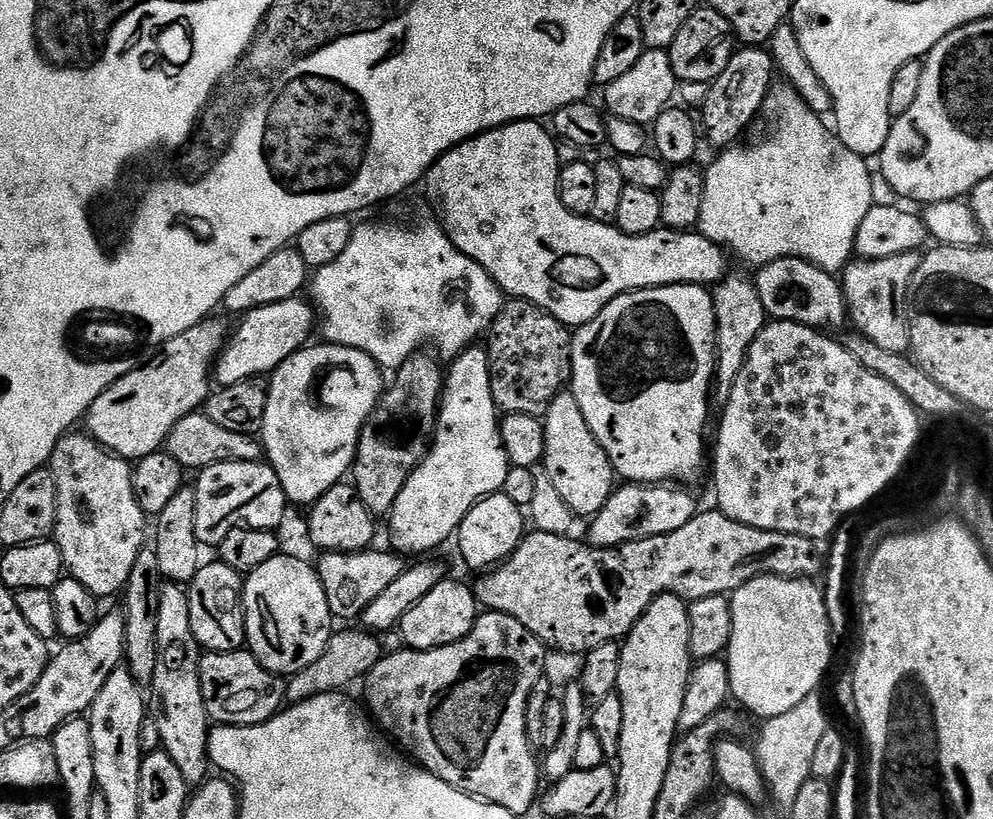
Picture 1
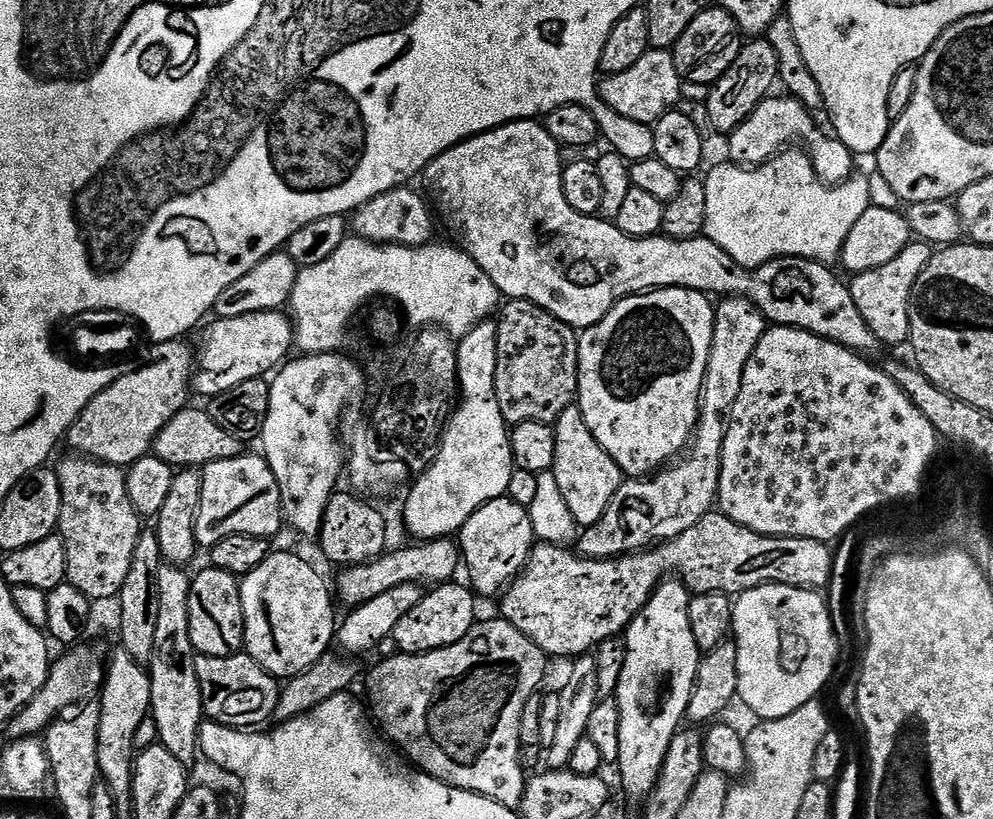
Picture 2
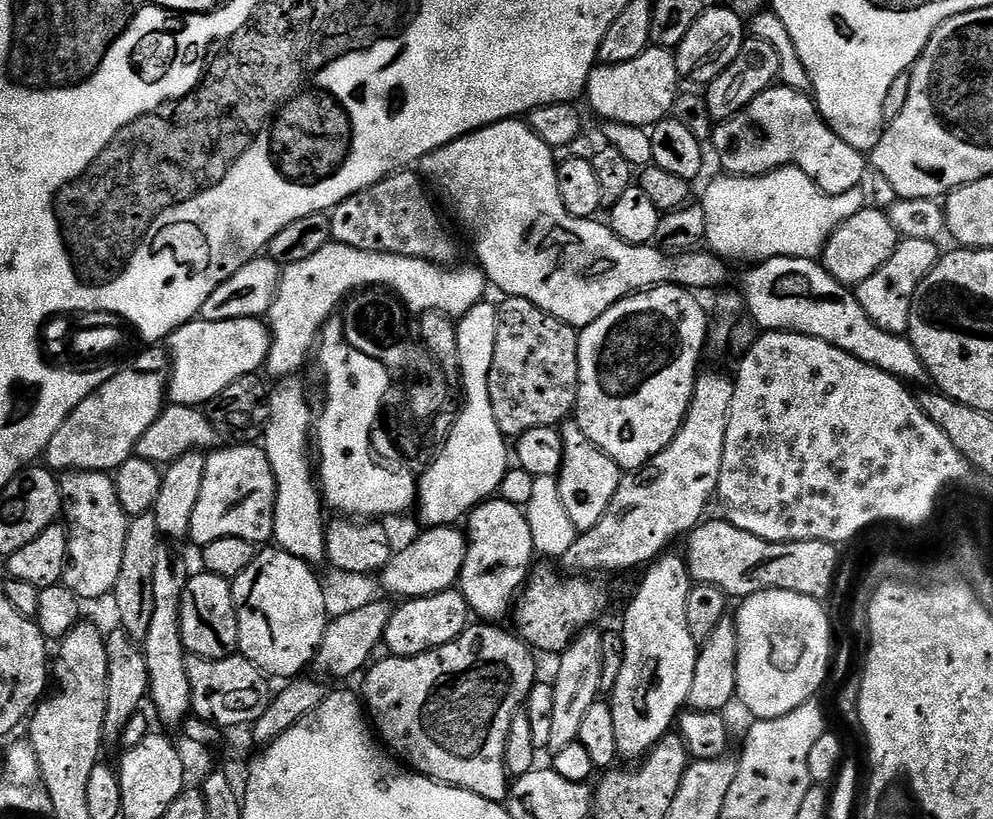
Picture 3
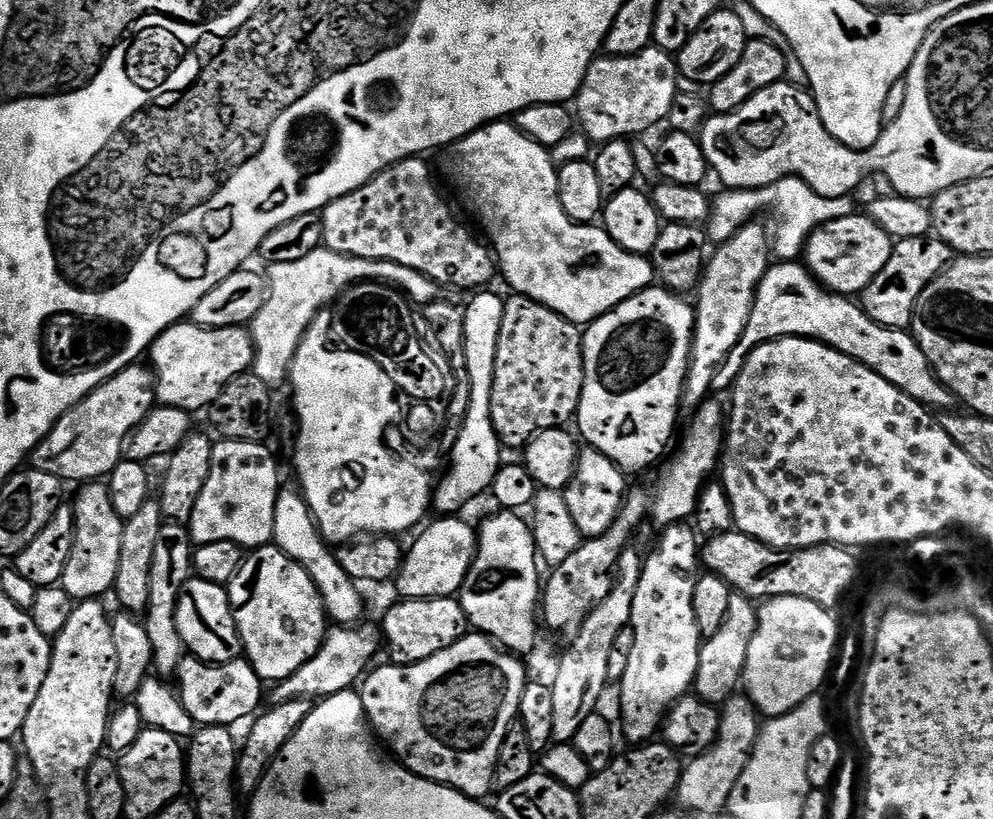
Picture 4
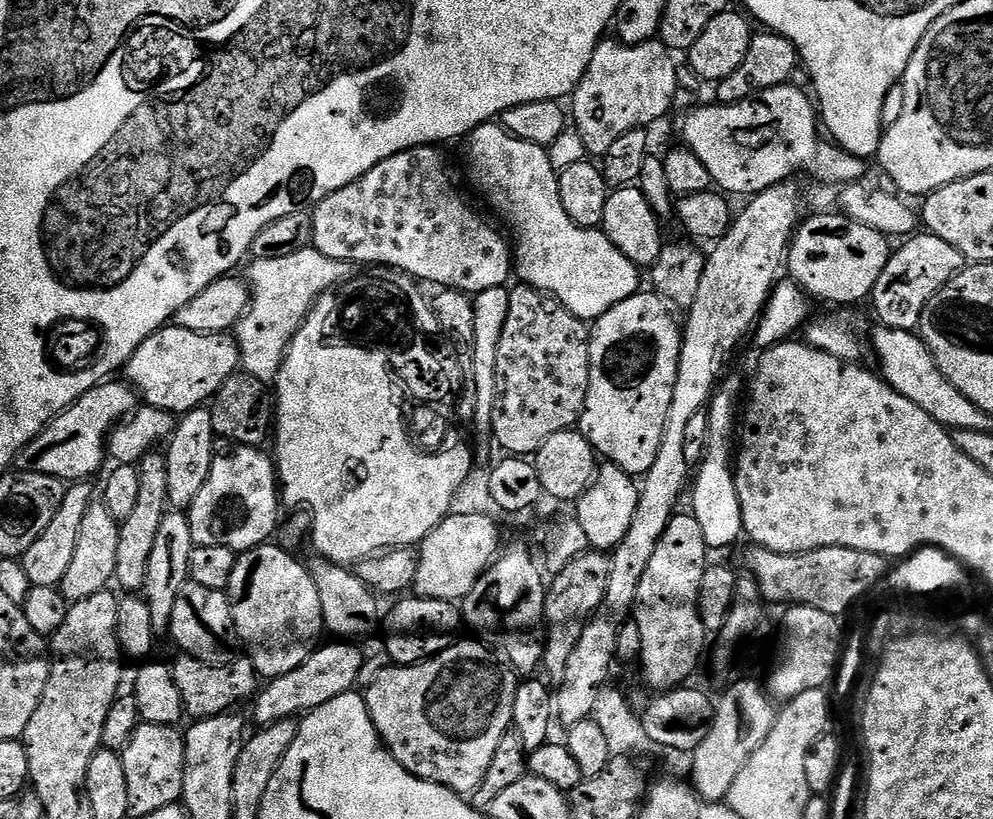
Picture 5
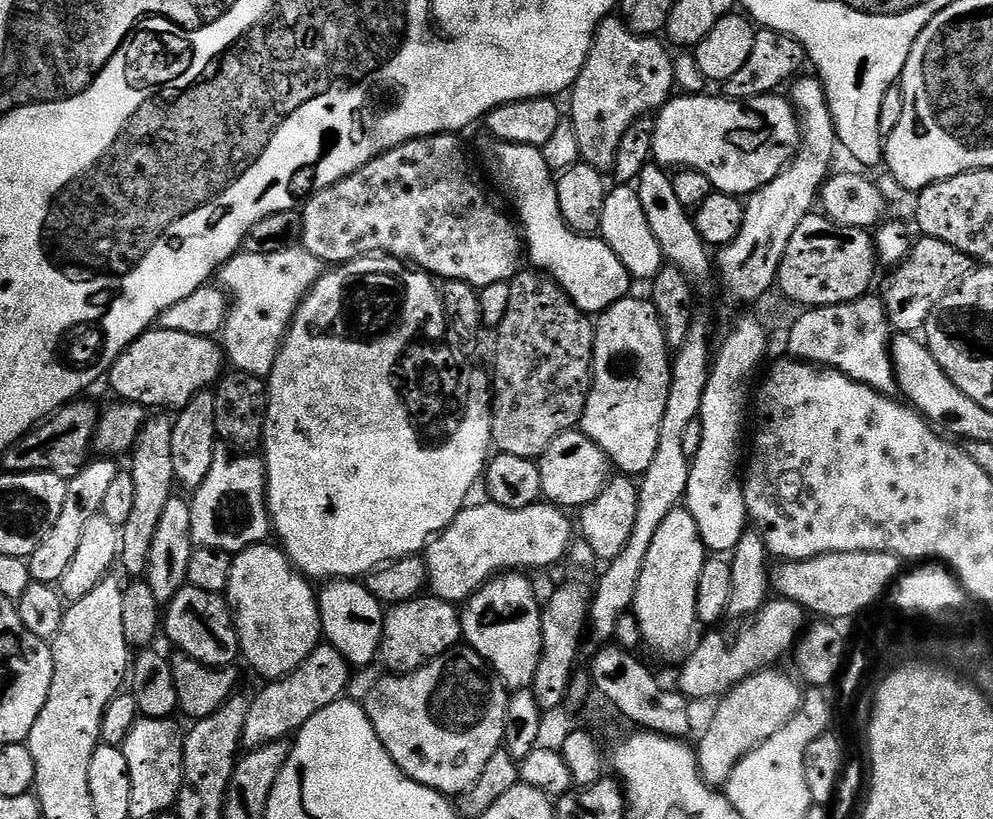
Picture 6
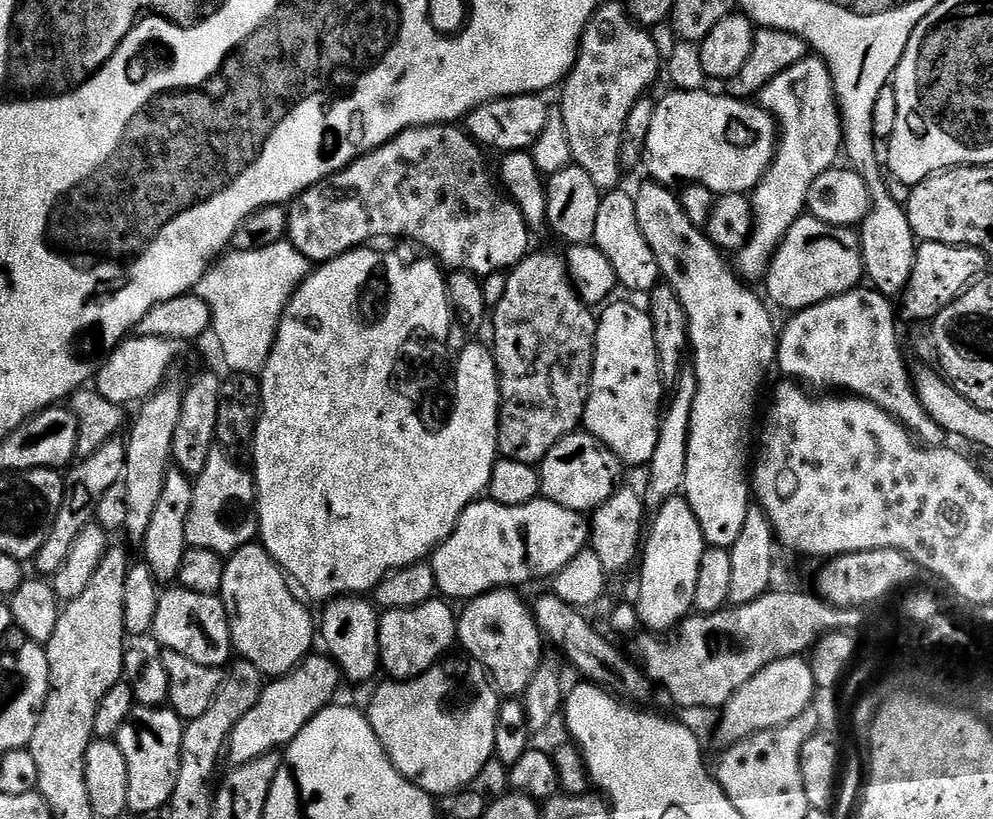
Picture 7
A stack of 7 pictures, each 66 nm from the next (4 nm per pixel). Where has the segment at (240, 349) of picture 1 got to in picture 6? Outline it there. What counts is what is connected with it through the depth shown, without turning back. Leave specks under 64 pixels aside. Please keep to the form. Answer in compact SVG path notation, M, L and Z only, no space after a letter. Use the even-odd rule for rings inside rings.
M156 326L143 332L112 363L106 381L120 395L117 397L121 401L140 404L149 410L179 410L199 392L211 389L225 368L224 349L213 337L182 334L182 330L166 330Z

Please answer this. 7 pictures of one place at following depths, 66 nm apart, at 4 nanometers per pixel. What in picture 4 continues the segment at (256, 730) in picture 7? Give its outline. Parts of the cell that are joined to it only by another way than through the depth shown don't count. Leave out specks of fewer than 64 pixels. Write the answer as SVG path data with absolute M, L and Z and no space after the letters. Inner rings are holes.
M361 622L355 626L329 627L322 646L310 662L302 665L297 672L290 674L290 678L279 681L276 688L271 689L270 700L272 704L285 704L291 700L312 700L333 696L339 692L347 692L353 686L361 683L362 677L369 671L376 651L382 648L382 632L369 622Z

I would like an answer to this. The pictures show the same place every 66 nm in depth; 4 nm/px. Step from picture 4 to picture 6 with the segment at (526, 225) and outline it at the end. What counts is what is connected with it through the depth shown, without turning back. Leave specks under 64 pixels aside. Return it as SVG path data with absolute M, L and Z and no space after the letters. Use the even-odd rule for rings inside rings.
M499 142L489 145L484 152L488 172L493 182L504 191L505 198L516 207L526 256L532 259L531 267L551 276L583 312L599 314L614 306L614 302L625 299L634 287L626 266L618 262L618 254L614 254L599 235L582 236L562 218L554 172L548 168L541 149Z

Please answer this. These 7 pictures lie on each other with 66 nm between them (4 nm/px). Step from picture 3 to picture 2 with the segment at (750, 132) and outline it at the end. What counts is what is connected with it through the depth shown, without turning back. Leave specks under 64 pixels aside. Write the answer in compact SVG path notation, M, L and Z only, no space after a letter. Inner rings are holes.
M769 96L755 108L746 122L740 124L729 135L729 159L741 166L755 166L779 155L790 145L800 145L811 158L815 173L824 184L840 184L844 180L848 180L855 171L855 155L835 136L825 130L826 135L818 128L801 99L789 96L781 97Z

